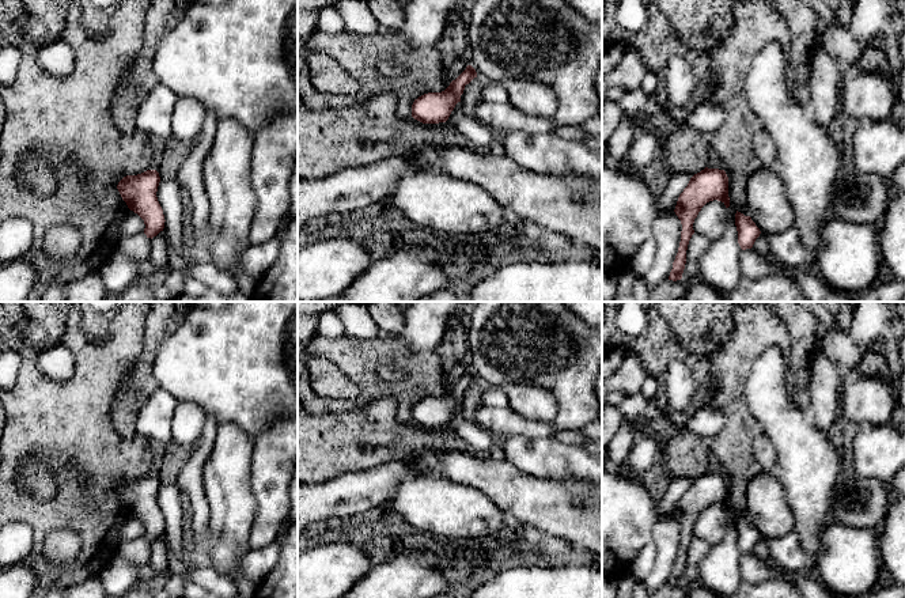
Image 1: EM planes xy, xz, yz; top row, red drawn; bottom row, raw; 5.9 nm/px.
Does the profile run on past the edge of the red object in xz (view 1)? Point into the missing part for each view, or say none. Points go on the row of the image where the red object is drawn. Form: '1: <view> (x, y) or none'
1: none

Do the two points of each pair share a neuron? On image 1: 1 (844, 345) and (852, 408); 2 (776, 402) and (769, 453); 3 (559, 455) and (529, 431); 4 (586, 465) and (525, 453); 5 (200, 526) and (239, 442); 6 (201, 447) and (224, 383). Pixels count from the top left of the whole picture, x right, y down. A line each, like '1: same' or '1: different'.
1: different
2: different
3: different
4: same
5: different
6: different

